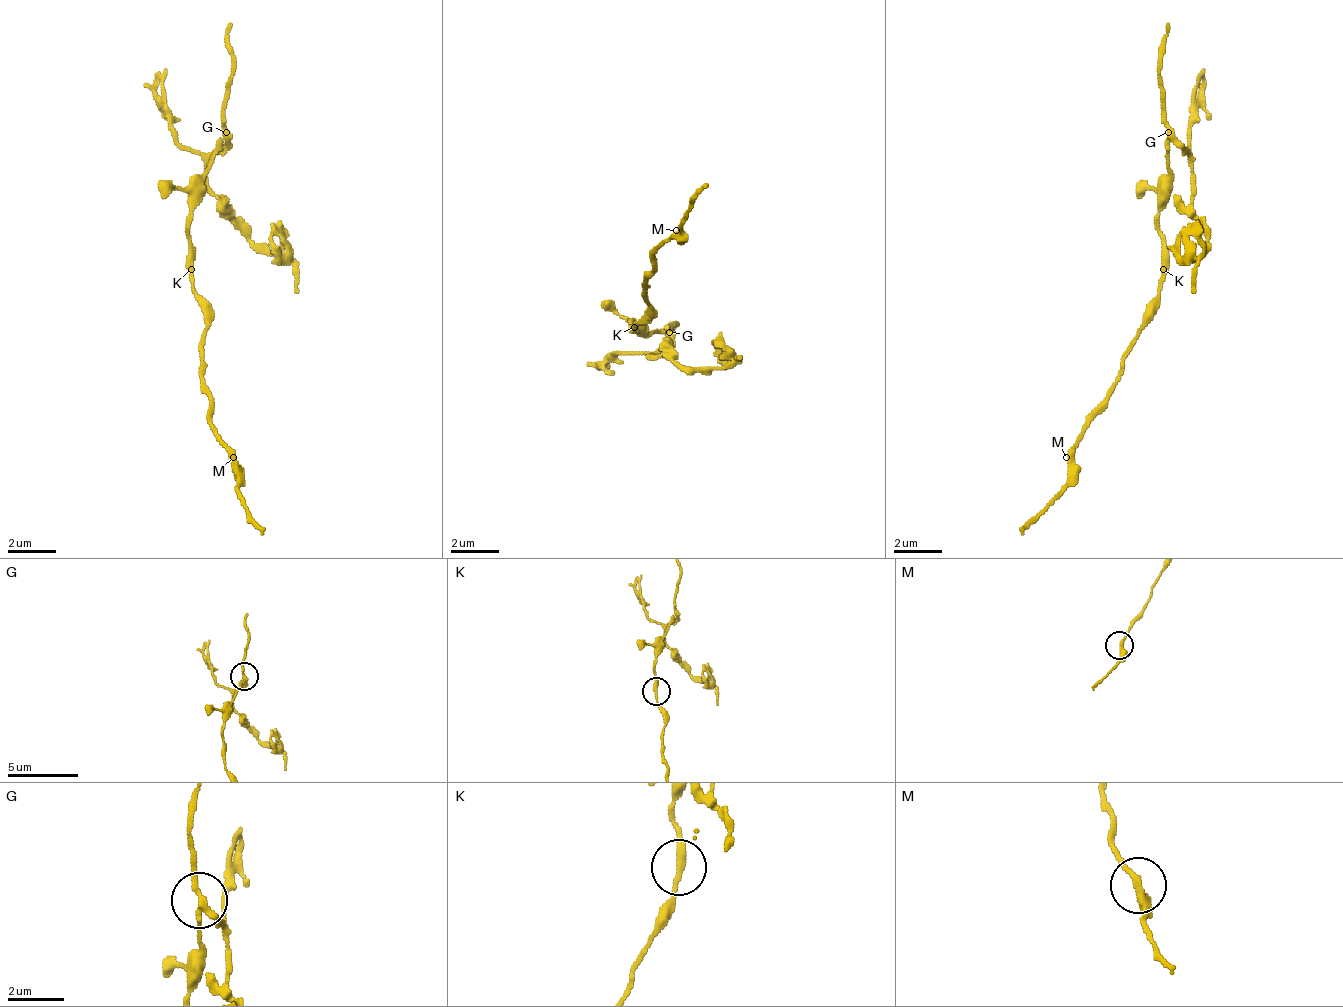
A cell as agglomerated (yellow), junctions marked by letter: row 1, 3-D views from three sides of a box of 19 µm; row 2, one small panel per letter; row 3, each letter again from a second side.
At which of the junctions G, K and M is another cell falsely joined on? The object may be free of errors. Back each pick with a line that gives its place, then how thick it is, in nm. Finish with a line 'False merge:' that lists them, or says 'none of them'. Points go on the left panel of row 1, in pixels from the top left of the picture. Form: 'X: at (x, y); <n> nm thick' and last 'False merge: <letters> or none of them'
G: at (226, 132); 200 nm thick
False merge: G

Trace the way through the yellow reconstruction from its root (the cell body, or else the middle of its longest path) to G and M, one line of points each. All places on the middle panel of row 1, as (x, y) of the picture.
G: (634, 327), (634, 321), (646, 333), (670, 333)
M: (634, 327), (646, 315), (646, 279), (652, 272), (652, 254), (676, 230)

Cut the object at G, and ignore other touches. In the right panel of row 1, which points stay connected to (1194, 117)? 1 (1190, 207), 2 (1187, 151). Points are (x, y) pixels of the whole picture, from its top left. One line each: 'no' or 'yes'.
1: yes
2: yes

